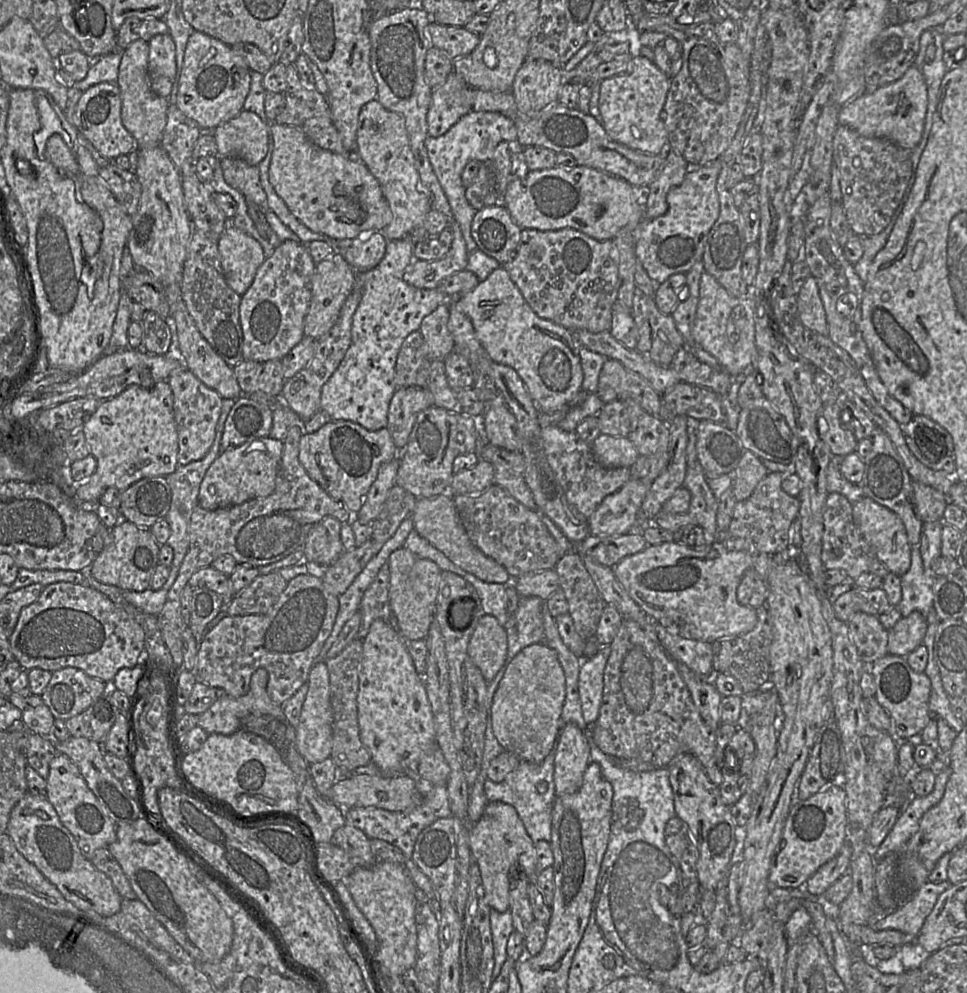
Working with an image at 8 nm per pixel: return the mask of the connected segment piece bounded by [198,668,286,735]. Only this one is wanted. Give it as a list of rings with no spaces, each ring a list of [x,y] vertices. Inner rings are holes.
[[[257,669],[250,680],[249,691],[238,698],[226,696],[199,716],[198,726],[208,734],[230,735],[244,729],[242,720],[248,717],[270,715],[286,721],[282,705],[272,701],[267,693],[268,672]]]

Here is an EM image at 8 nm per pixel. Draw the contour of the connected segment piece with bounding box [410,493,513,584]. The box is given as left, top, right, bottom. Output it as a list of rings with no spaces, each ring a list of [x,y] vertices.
[[[442,493],[433,498],[417,498],[414,509],[410,514],[414,530],[456,566],[480,580],[487,583],[509,584],[513,579],[505,568],[484,555],[469,539],[452,497],[450,493]]]

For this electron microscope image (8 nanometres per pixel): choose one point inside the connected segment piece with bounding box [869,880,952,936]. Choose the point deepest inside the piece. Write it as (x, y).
(909, 917)

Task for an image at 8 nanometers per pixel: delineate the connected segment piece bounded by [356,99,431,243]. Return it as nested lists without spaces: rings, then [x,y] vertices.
[[[377,99],[365,104],[358,118],[356,154],[379,182],[392,212],[391,222],[382,231],[385,238],[389,241],[410,237],[415,243],[424,240],[430,200],[415,165],[404,117],[387,110]]]

